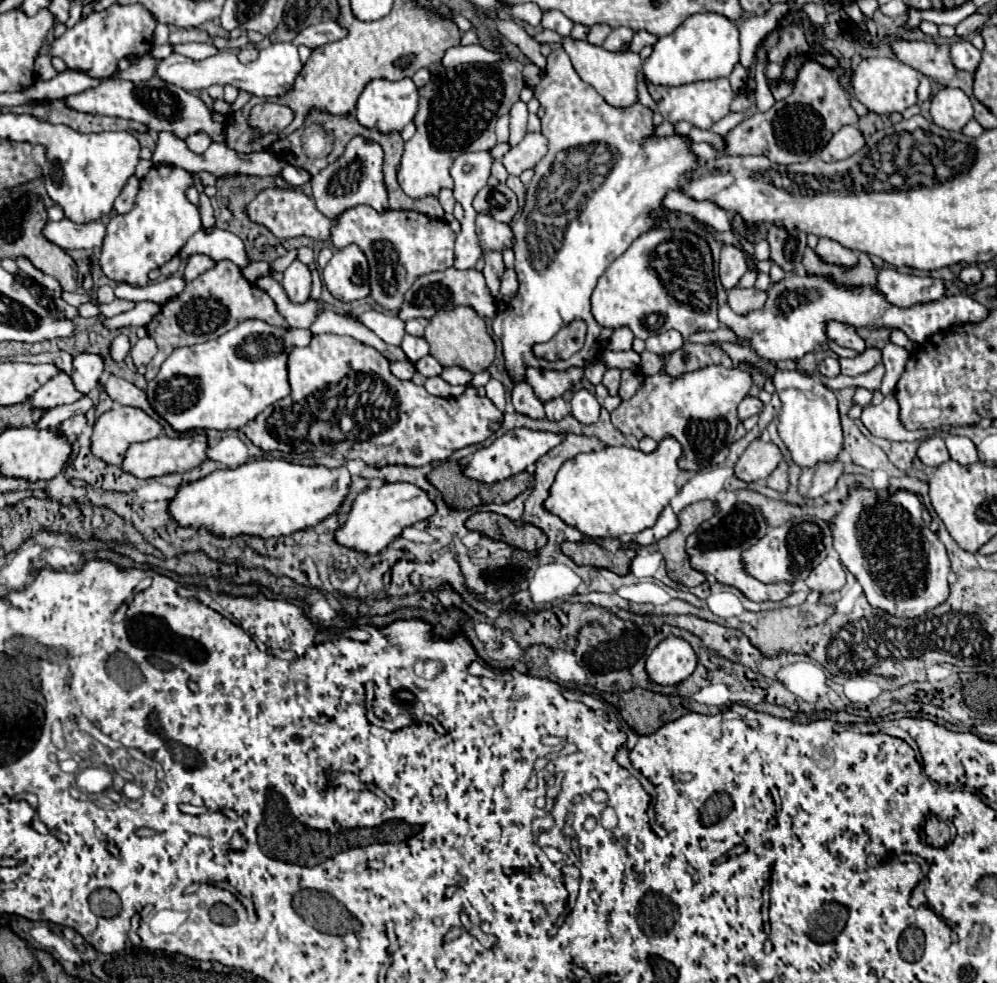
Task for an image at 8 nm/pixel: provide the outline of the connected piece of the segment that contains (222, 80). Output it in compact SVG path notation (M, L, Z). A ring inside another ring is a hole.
M277 42L271 44L267 48L263 48L259 52L259 58L249 62L249 64L241 64L235 56L235 52L223 50L217 56L205 58L205 60L191 60L185 58L181 54L171 54L169 58L161 60L159 68L157 68L157 76L161 76L165 82L175 84L179 88L185 90L201 90L201 88L209 88L213 84L231 84L239 90L247 90L253 96L263 96L263 98L273 98L273 96L283 96L291 90L291 86L295 84L295 78L301 74L303 70L303 62L299 60L297 54L297 46L291 42Z

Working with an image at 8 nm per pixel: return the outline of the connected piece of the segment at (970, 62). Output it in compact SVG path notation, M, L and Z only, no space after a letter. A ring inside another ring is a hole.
M953 42L951 44L951 60L959 70L975 72L981 62L981 52L971 42Z

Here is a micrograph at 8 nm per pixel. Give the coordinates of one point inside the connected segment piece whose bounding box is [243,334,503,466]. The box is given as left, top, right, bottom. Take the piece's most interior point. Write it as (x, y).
(345, 400)

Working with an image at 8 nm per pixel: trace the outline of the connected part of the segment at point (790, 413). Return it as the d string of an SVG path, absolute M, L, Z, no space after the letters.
M777 370L773 374L773 384L783 402L779 414L779 436L791 450L793 462L811 468L819 462L835 460L843 450L843 430L835 394L815 378L791 370Z

